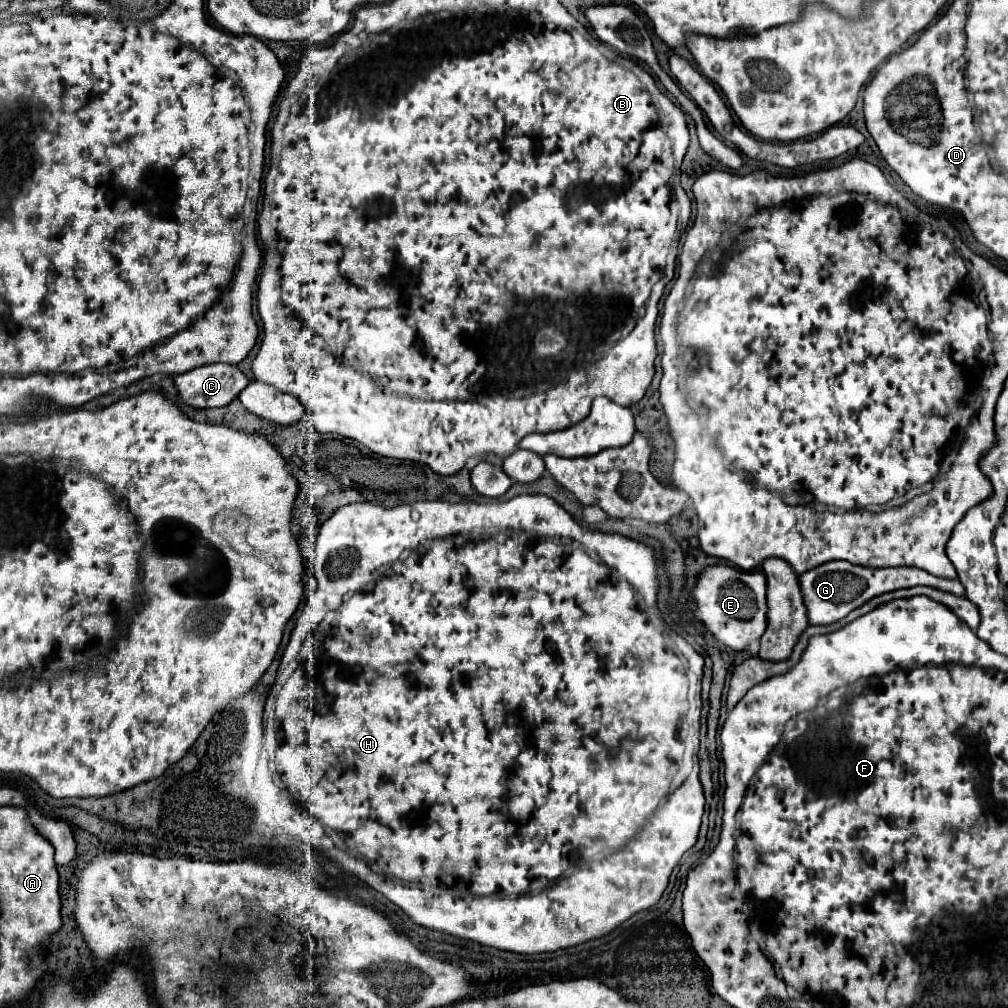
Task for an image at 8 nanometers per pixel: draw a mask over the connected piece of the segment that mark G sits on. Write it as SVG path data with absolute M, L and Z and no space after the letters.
M832 560L828 564L820 564L802 576L798 576L800 588L804 594L804 604L808 608L808 620L810 624L832 624L842 620L846 614L850 614L854 608L866 604L874 596L894 592L900 588L912 588L912 586L932 586L936 590L944 590L950 594L960 594L964 596L964 586L962 582L948 580L948 578L938 578L932 576L926 570L912 568L912 566L900 566L900 568L866 568L866 566L856 566L846 560Z

